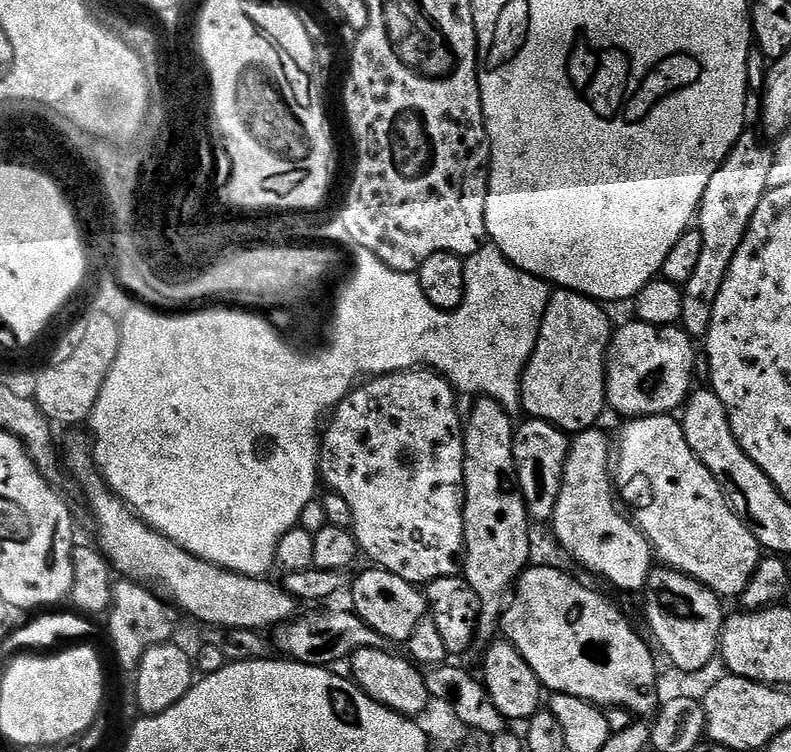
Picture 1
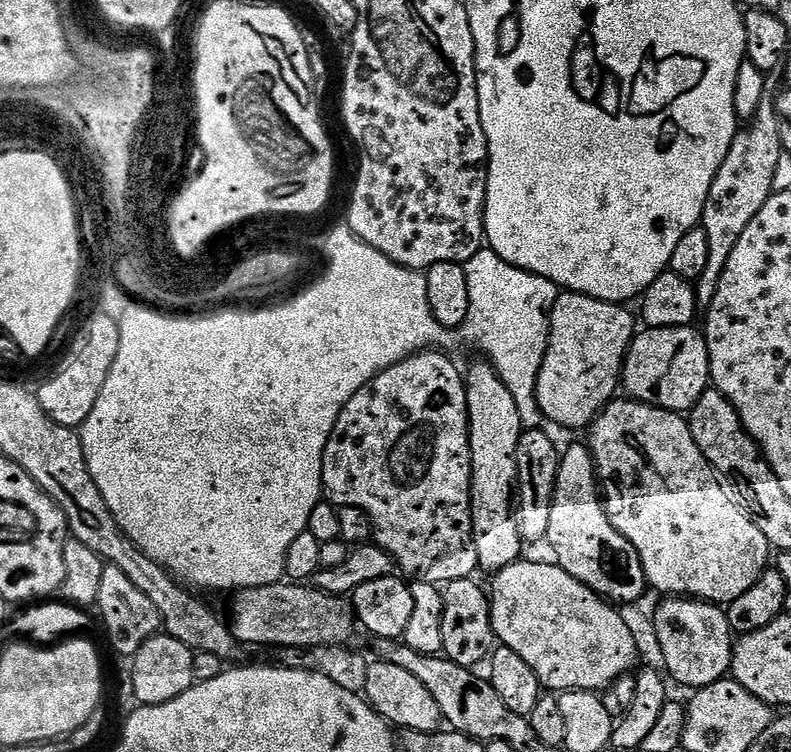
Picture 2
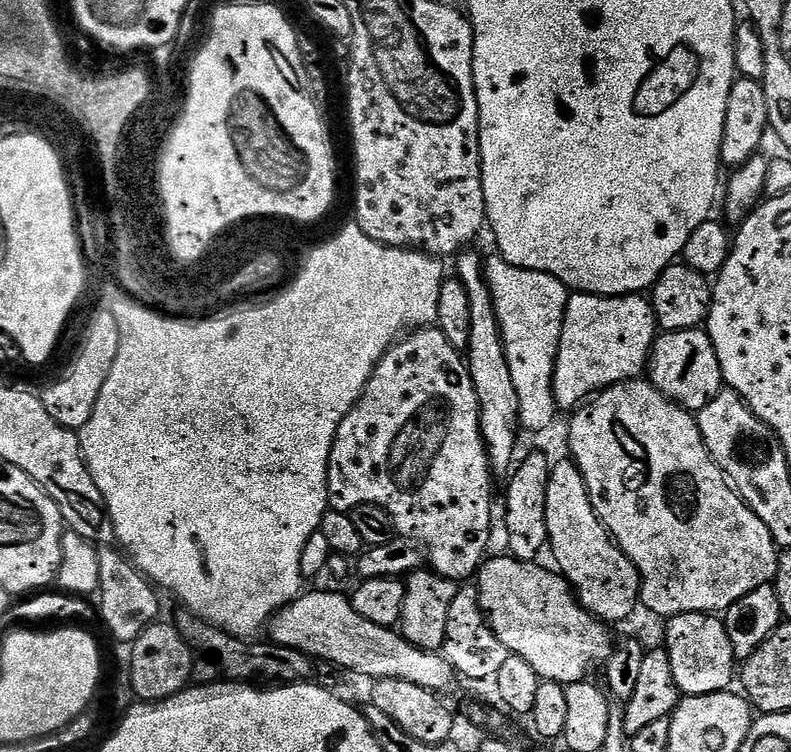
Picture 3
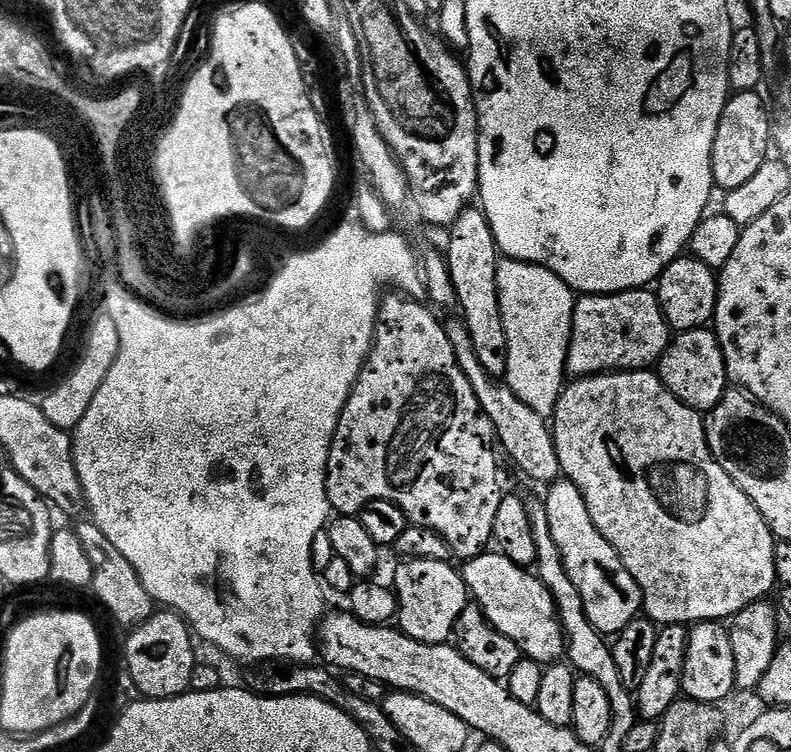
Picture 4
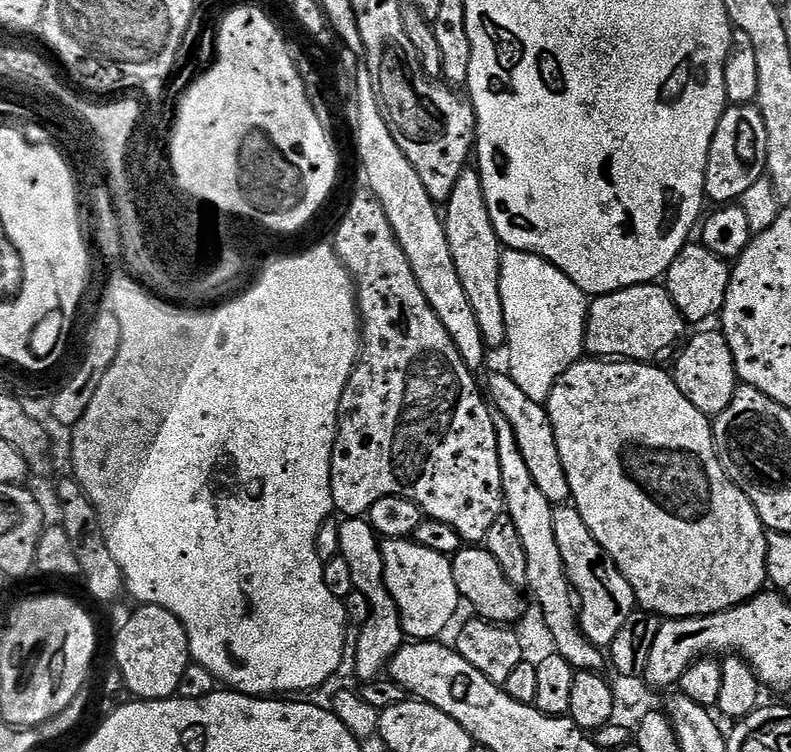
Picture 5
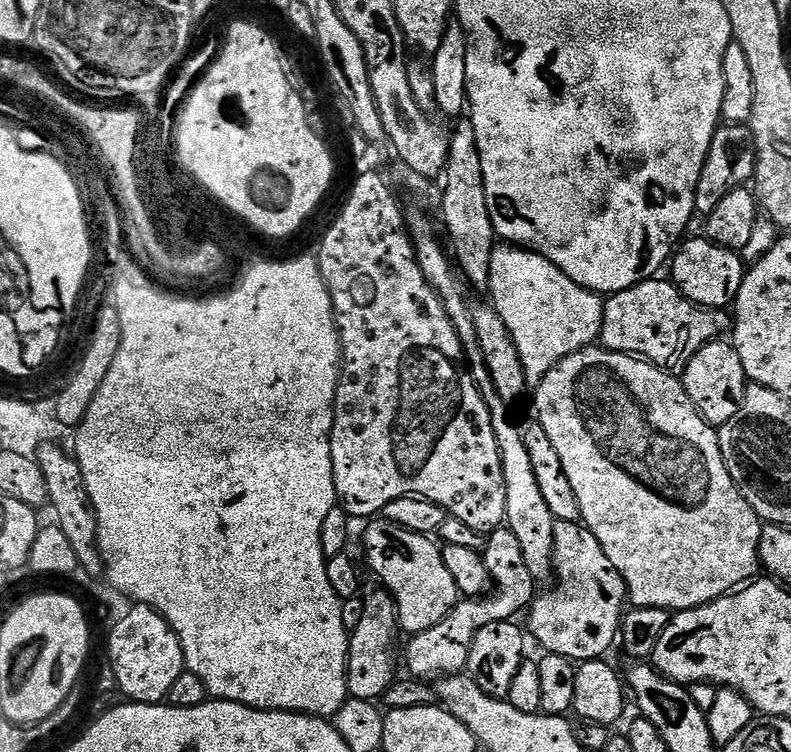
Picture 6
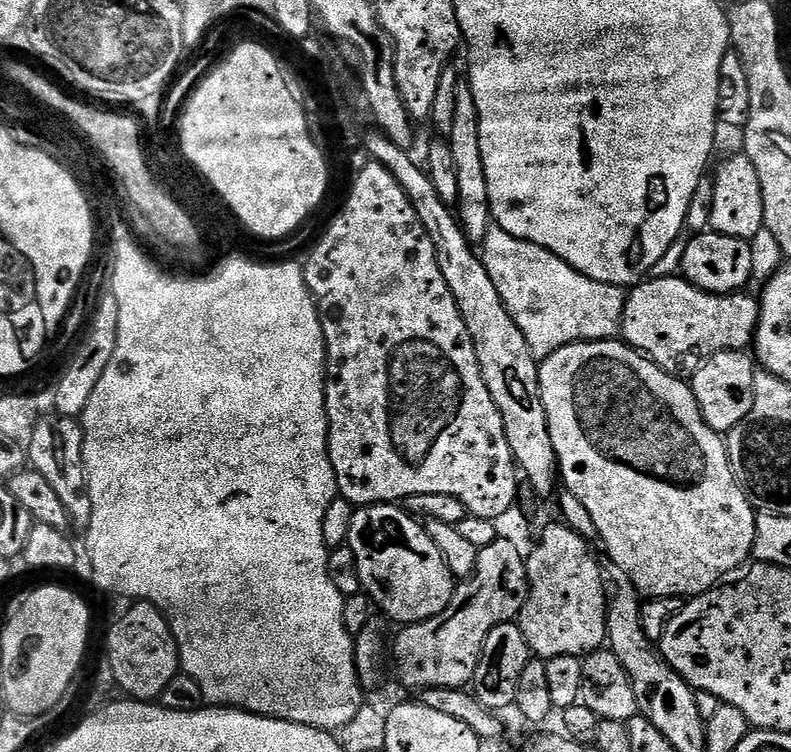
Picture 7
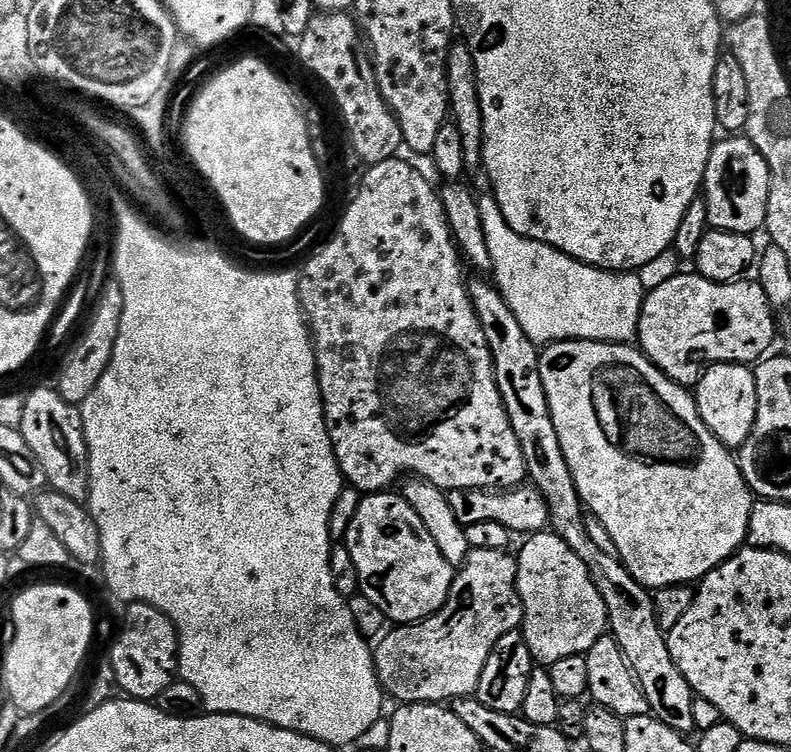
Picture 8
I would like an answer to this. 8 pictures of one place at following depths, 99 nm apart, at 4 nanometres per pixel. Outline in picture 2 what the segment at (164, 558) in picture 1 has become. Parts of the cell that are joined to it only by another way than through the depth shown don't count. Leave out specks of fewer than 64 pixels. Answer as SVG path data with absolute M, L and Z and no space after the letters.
M281 582L270 586L262 586L261 588L245 588L237 591L234 599L236 601L232 604L230 627L232 633L245 646L265 644L268 650L275 650L280 647L311 649L324 645L348 646L353 643L351 642L352 635L358 632L357 621L354 619L349 605L341 597L326 594L321 588L309 586L304 582Z

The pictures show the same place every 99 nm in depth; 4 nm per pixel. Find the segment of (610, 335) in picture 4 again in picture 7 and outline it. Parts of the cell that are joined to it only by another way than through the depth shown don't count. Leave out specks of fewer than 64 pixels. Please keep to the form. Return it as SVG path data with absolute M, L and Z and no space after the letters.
M676 276L645 279L625 295L619 335L629 348L635 348L647 356L664 372L688 374L697 367L698 362L707 360L709 356L719 352L743 352L755 341L760 317L760 302L755 295L744 296L748 294L738 291L731 296L719 296L695 288L689 280Z

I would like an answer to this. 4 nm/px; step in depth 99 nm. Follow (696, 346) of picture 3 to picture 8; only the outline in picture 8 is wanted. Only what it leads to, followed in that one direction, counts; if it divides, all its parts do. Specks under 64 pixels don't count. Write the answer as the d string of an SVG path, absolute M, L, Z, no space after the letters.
M713 364L703 369L701 378L694 386L696 405L700 411L702 422L730 450L738 450L750 438L750 430L754 430L754 418L758 410L758 390L756 389L756 374L746 364Z

